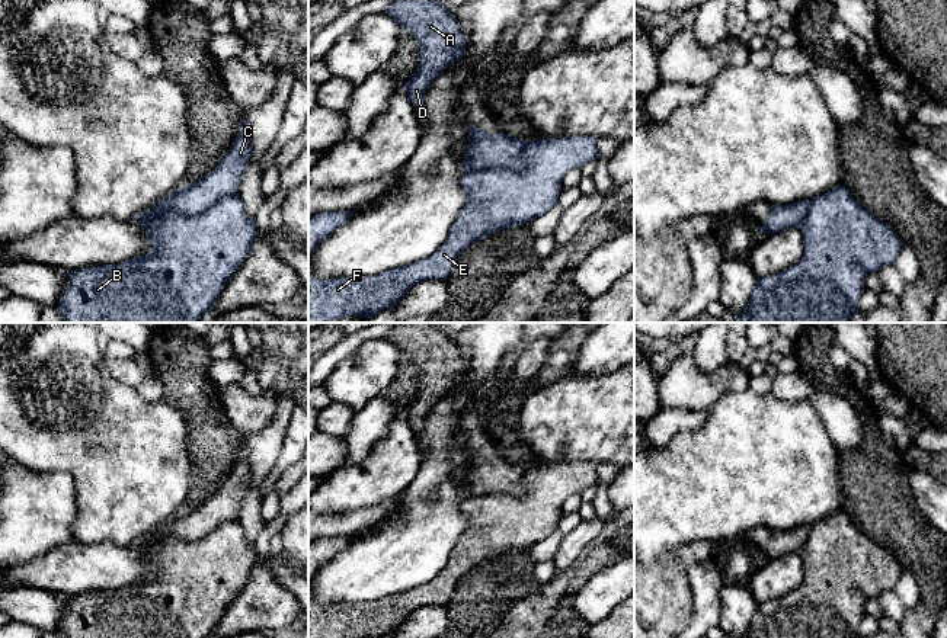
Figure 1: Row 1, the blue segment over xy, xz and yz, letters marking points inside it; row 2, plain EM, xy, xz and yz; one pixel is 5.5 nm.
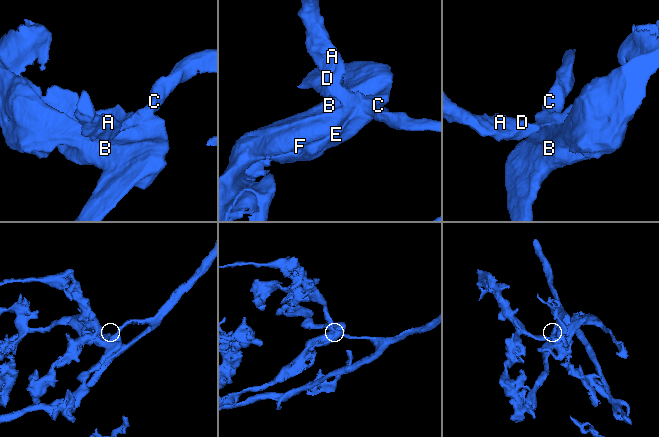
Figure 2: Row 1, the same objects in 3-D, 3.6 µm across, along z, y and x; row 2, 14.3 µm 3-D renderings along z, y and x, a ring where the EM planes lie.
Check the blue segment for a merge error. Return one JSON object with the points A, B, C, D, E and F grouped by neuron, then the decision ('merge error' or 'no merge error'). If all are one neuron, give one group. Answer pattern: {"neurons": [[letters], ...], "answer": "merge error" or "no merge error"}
{"neurons": [["A", "C", "D"], ["B", "E", "F"]], "answer": "merge error"}

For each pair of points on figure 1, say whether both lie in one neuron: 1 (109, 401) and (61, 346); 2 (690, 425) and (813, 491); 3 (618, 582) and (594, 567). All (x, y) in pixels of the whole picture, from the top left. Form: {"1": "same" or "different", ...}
{"1": "same", "2": "different", "3": "different"}

